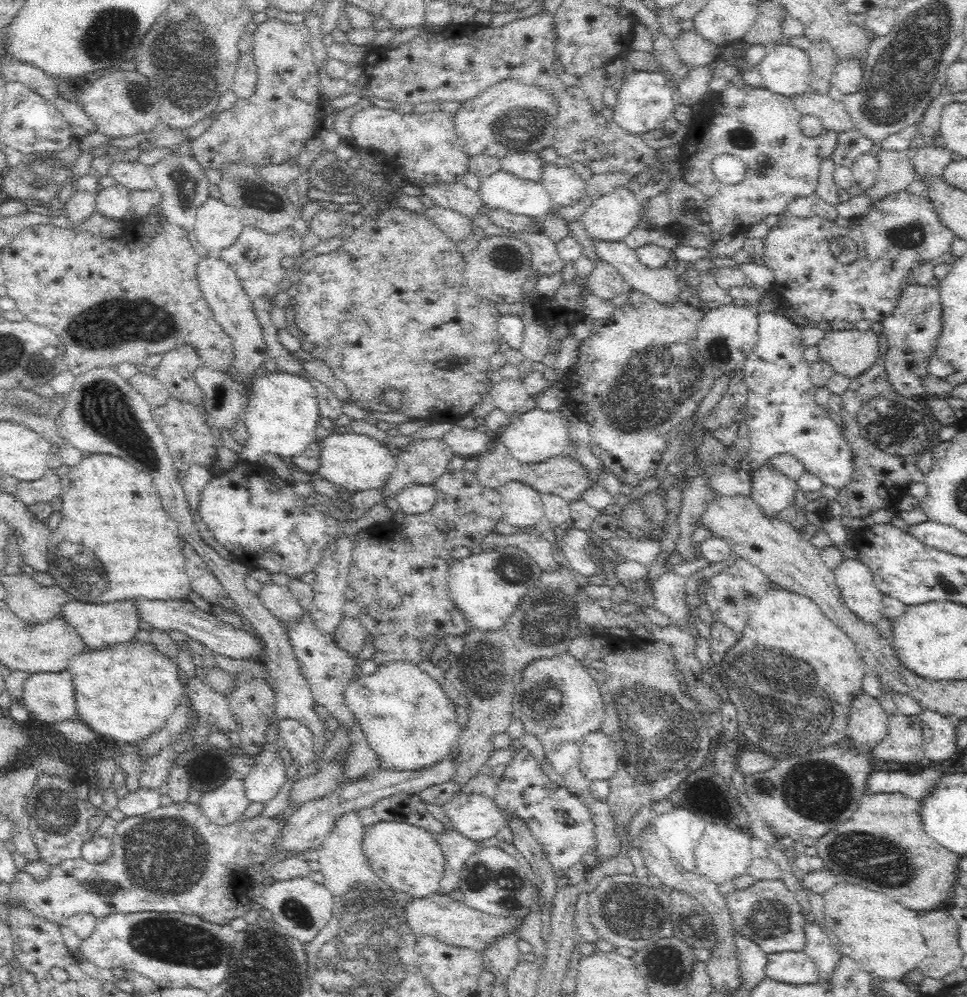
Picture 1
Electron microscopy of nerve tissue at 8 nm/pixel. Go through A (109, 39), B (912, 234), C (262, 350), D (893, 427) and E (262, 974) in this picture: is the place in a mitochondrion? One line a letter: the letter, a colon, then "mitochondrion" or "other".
A: mitochondrion
B: mitochondrion
C: other
D: mitochondrion
E: mitochondrion

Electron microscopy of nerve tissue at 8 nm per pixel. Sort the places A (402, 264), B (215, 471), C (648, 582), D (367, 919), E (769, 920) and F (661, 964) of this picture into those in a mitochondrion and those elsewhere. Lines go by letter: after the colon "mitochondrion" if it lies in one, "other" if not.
A: mitochondrion
B: other
C: other
D: mitochondrion
E: mitochondrion
F: mitochondrion

